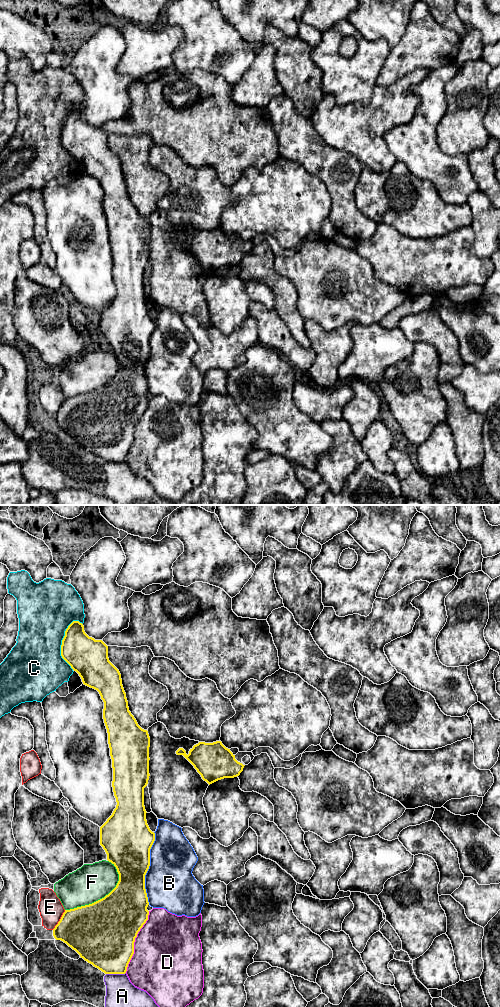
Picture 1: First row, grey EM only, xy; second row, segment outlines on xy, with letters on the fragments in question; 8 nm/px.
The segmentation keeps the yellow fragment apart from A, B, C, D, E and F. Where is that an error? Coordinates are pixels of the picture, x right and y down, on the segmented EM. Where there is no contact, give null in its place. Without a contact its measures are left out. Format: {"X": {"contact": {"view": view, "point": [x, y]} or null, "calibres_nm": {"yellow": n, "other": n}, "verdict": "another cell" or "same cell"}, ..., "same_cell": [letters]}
{"A": {"contact": {"view": "xy", "point": [115, 973]}, "calibres_nm": {"yellow": 420, "other": 240}, "verdict": "another cell"}, "B": {"contact": {"view": "xy", "point": [148, 868]}, "calibres_nm": {"yellow": 360, "other": 400}, "verdict": "another cell"}, "C": {"contact": {"view": "xy", "point": [62, 643]}, "calibres_nm": {"yellow": 300, "other": 400}, "verdict": "another cell"}, "D": {"contact": {"view": "xy", "point": [134, 941]}, "calibres_nm": {"yellow": 500, "other": 500}, "verdict": "another cell"}, "E": {"contact": {"view": "xy", "point": [60, 920]}, "calibres_nm": {"yellow": 400, "other": 190}, "verdict": "another cell"}, "F": {"contact": {"view": "xy", "point": [102, 898]}, "calibres_nm": {"yellow": 480, "other": 300}, "verdict": "another cell"}, "same_cell": []}

